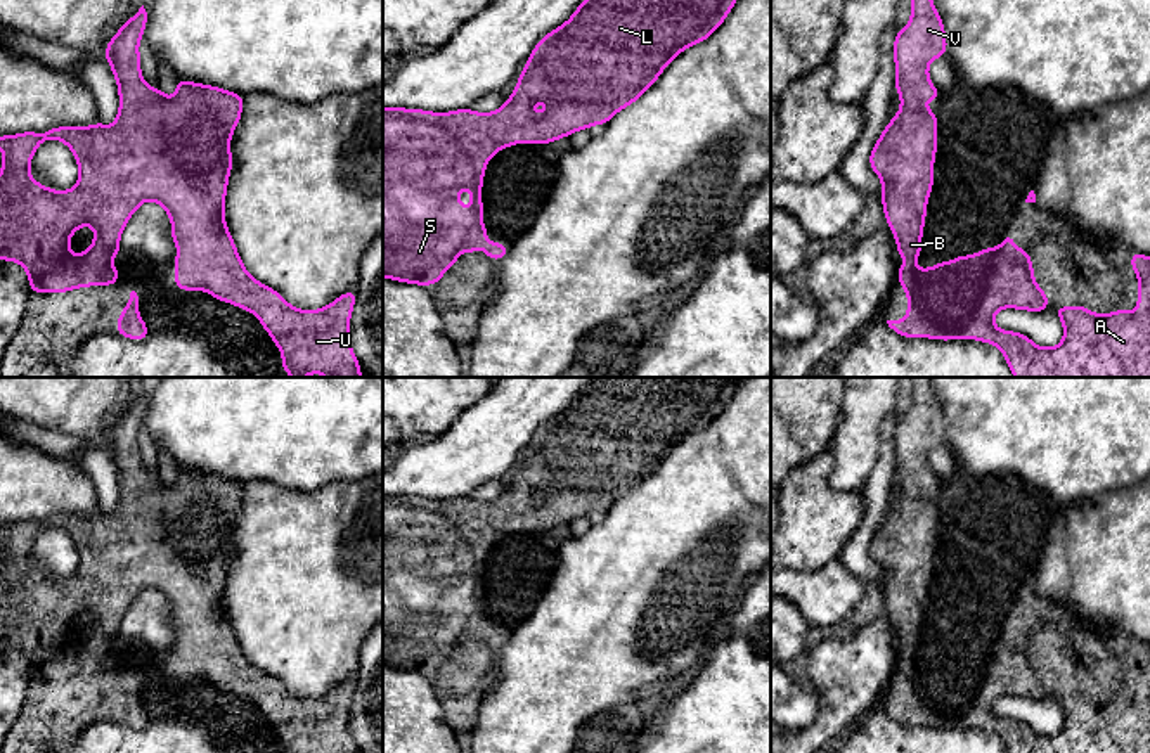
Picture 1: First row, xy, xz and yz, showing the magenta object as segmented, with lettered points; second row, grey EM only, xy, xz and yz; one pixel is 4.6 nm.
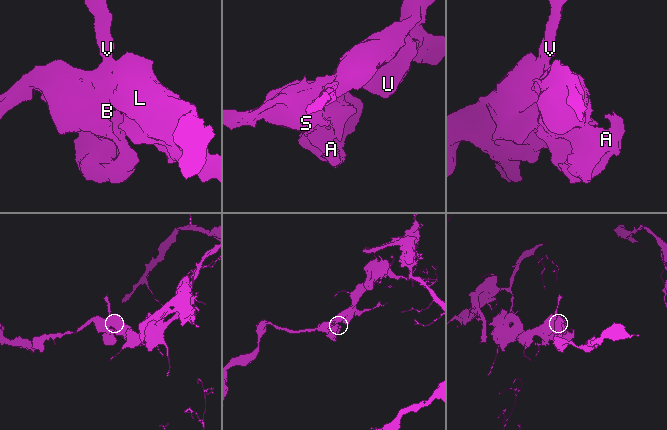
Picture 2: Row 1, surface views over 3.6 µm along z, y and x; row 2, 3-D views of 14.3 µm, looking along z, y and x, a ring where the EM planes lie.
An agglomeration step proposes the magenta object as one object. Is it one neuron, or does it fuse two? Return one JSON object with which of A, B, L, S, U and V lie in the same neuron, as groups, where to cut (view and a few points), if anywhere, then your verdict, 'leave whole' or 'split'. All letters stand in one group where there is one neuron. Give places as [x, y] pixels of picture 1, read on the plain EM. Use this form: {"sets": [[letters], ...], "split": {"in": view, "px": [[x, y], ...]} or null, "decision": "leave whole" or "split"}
{"sets": [["A", "B", "L", "S", "U", "V"]], "split": null, "decision": "leave whole"}

